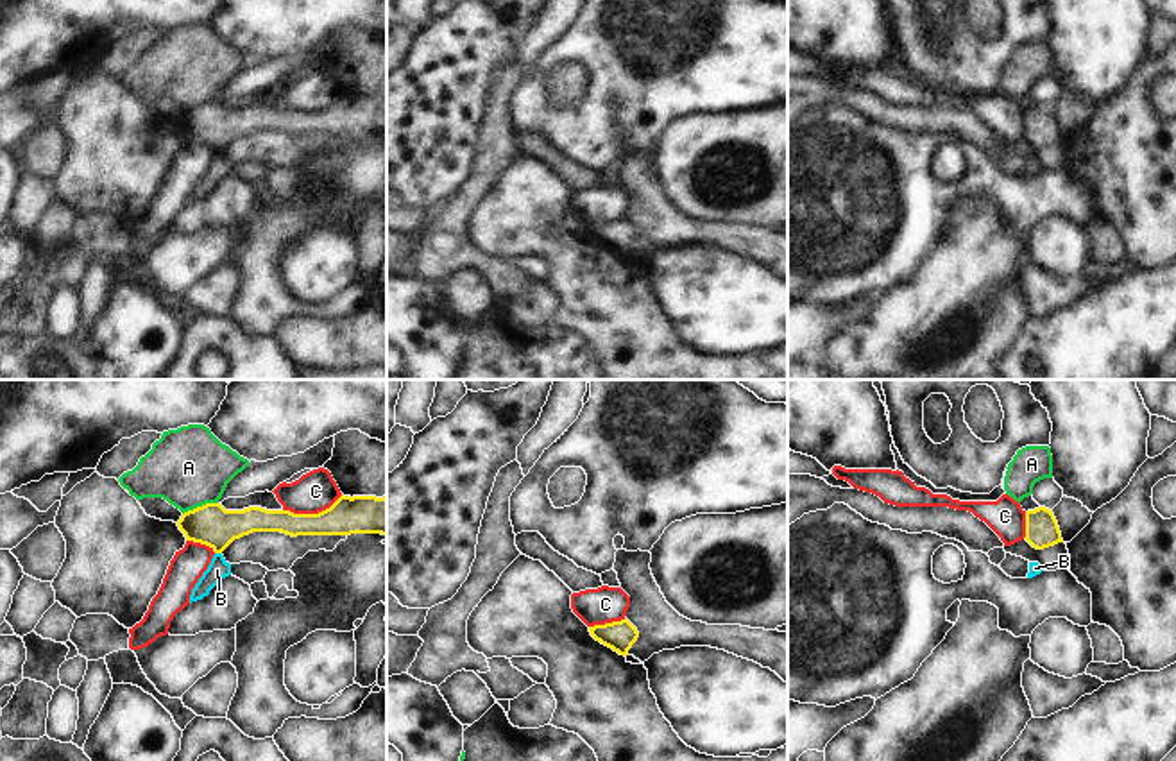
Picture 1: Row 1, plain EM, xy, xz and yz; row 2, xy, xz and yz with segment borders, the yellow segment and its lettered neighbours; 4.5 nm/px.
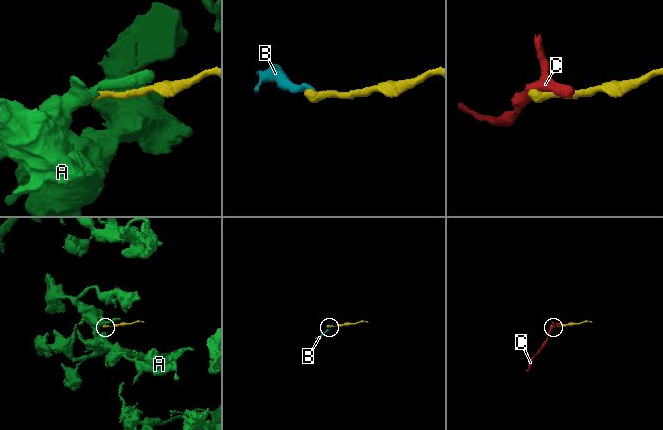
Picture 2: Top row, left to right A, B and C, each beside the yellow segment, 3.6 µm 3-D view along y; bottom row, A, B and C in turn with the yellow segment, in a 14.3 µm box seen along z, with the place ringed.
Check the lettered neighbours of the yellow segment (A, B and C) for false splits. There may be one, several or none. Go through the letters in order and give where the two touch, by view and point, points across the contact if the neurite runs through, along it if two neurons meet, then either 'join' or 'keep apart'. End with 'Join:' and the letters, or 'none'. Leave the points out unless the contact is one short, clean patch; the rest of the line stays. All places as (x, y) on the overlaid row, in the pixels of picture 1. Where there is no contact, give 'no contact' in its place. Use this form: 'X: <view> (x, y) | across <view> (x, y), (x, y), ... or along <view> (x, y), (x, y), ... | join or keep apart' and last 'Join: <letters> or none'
A: xy (199, 507) | along xy (217, 502), (206, 502), (183, 514) | keep apart
B: xy (219, 552) | along xy (215, 552), (221, 554) | keep apart
C: xy (312, 514) | keep apart
Join: none

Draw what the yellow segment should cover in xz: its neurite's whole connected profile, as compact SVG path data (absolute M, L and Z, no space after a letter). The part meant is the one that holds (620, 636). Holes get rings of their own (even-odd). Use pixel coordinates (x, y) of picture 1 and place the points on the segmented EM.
M626 618L621 621L589 627L589 632L596 641L625 657L639 637L637 628Z

